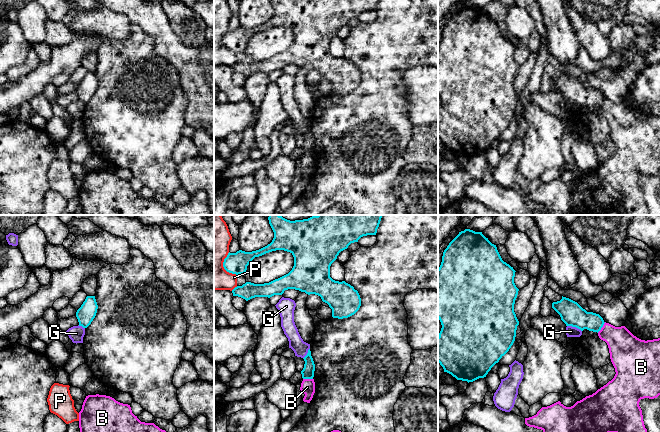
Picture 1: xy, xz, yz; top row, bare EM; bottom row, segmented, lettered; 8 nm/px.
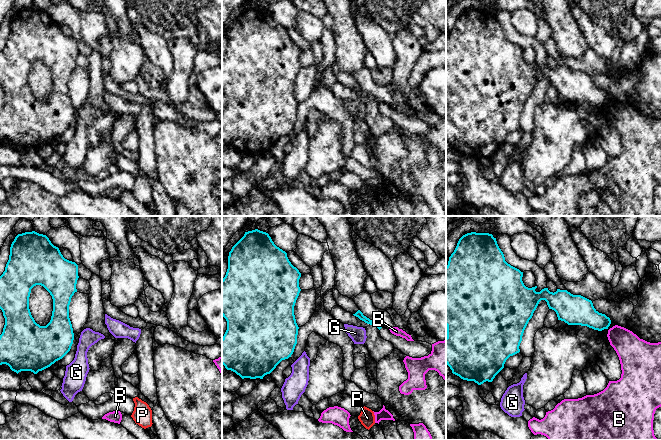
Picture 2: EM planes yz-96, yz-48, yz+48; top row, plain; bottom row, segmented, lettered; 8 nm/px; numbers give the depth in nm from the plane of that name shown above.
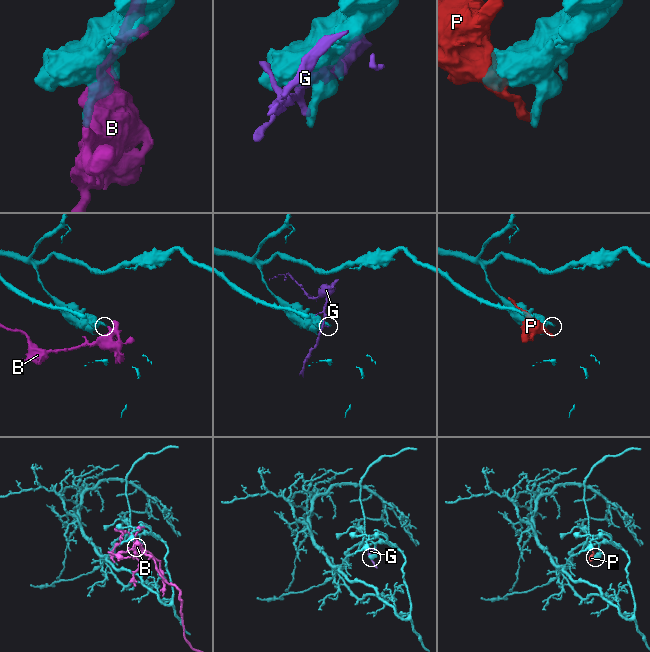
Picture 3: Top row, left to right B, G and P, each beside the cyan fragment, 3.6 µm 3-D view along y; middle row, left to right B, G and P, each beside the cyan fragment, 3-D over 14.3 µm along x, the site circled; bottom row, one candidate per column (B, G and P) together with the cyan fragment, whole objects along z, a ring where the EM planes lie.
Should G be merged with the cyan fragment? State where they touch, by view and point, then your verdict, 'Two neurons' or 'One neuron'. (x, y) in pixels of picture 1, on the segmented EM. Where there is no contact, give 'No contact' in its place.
Touches cyan at yz (574, 326). Two neurons

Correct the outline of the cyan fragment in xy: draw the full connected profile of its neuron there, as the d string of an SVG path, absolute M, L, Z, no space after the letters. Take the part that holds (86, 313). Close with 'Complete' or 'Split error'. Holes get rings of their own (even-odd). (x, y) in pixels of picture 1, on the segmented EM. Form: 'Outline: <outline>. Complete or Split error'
Outline: M87 296L76 312L79 326L87 328L96 316L98 305L95 296Z. Complete

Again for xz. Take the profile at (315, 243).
Outline: M269 215L269 224L274 232L274 238L267 246L252 252L242 250L228 253L224 259L224 269L232 274L244 274L249 263L266 253L284 250L294 257L292 270L269 283L254 284L246 282L232 290L233 296L246 301L255 297L272 297L282 295L285 290L295 289L306 294L321 297L332 309L332 317L343 319L354 315L361 306L361 298L357 290L345 281L335 281L330 277L330 266L337 259L339 253L348 248L351 243L367 235L376 235L383 215L317 215L308 219L290 221L280 215Z. Complete

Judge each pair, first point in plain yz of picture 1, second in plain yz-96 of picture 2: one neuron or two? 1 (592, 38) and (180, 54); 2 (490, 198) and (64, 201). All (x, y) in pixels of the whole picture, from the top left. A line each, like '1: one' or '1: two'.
1: two
2: one

